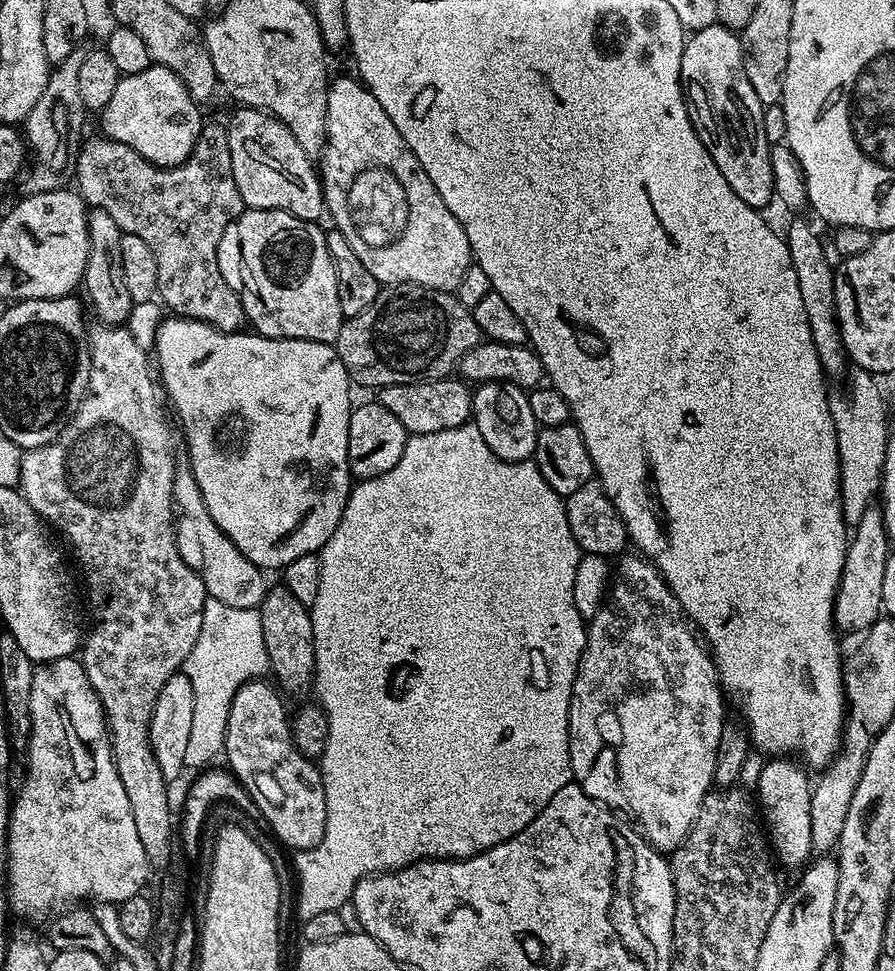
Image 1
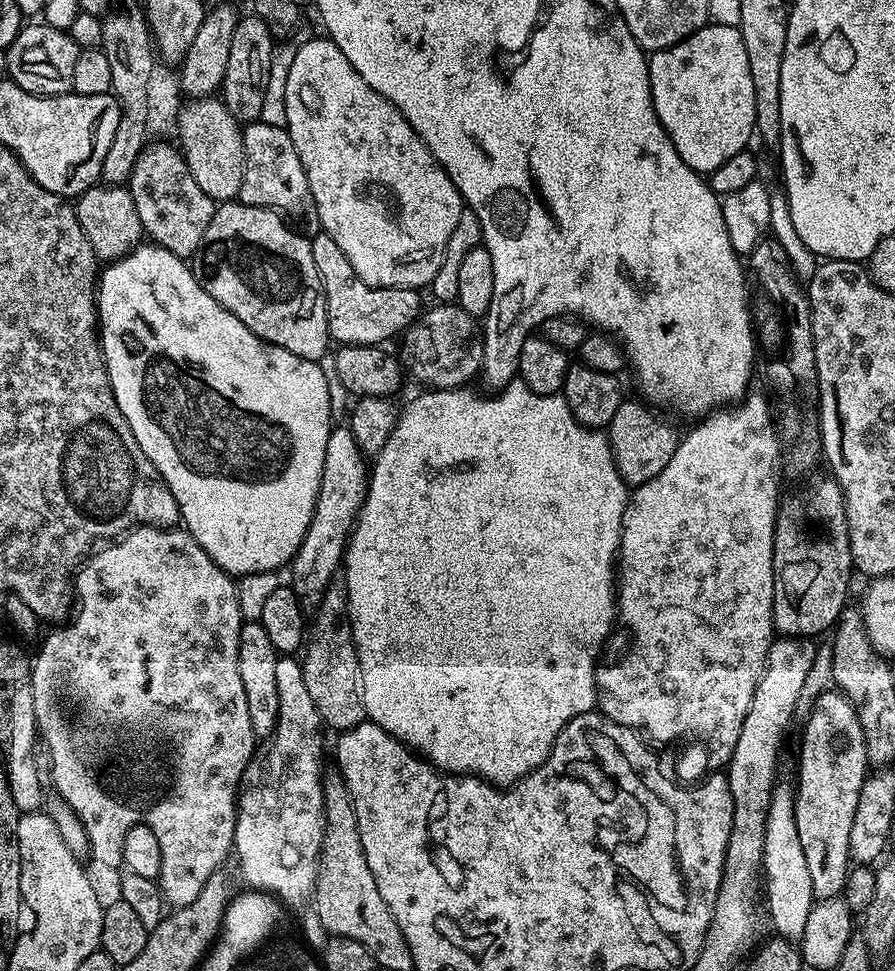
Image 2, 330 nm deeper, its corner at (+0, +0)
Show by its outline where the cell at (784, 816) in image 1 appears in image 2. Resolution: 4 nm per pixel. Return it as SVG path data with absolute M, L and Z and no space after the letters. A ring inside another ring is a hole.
M777 783L770 798L770 814L766 820L763 879L766 881L766 916L776 927L775 935L793 942L806 930L806 920L814 903L810 869L806 866L806 850L798 838L796 821L796 790L791 783Z

